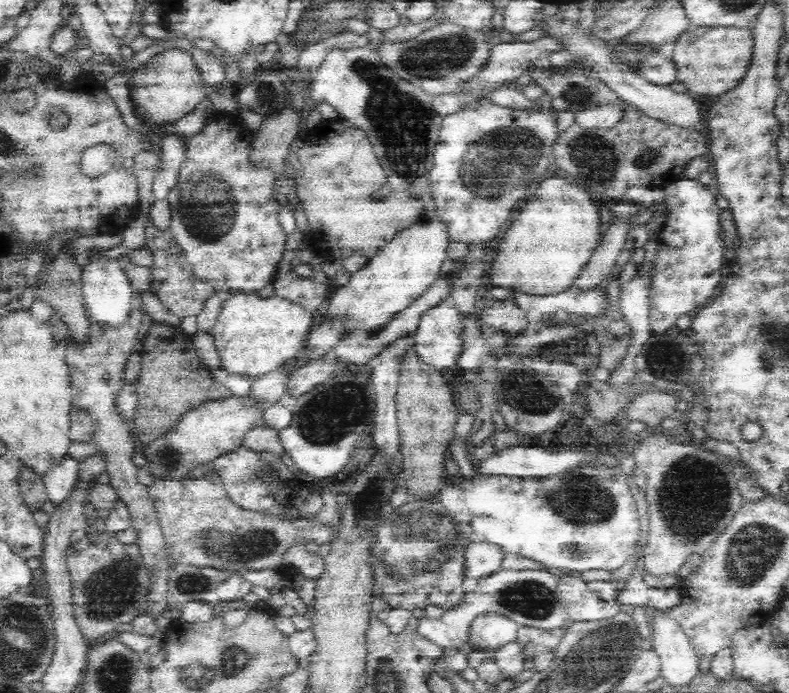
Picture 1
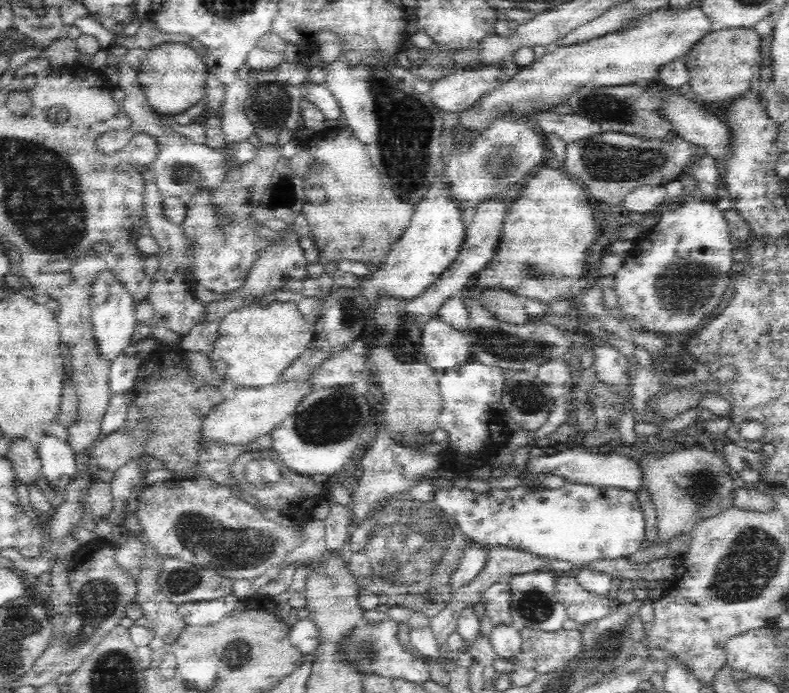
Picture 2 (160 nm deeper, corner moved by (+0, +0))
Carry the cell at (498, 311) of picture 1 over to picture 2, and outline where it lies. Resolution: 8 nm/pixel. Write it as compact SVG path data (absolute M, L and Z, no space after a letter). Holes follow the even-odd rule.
M540 166L533 174L536 174L536 176L524 184L522 192L518 192L516 200L514 200L514 202L512 202L512 206L508 208L508 214L506 214L504 217L502 236L500 236L500 240L497 244L498 248L496 248L492 258L490 258L490 260L487 262L487 267L485 267L475 276L478 286L483 289L483 305L498 320L508 322L510 324L524 324L530 322L530 317L524 308L524 301L526 299L544 302L544 304L547 305L548 302L560 299L562 296L568 297L570 294L576 293L576 291L572 290L578 290L578 286L576 286L576 284L578 284L578 278L560 278L560 276L578 276L579 273L582 274L584 267L586 266L584 262L586 262L586 257L590 252L590 246L592 246L592 244L594 244L594 240L596 240L596 236L594 236L594 214L592 214L592 208L590 208L590 204L588 204L588 200L586 200L584 192L582 192L582 188L580 188L576 182L572 182L574 179L568 174L564 174L562 170L549 168L546 166Z

